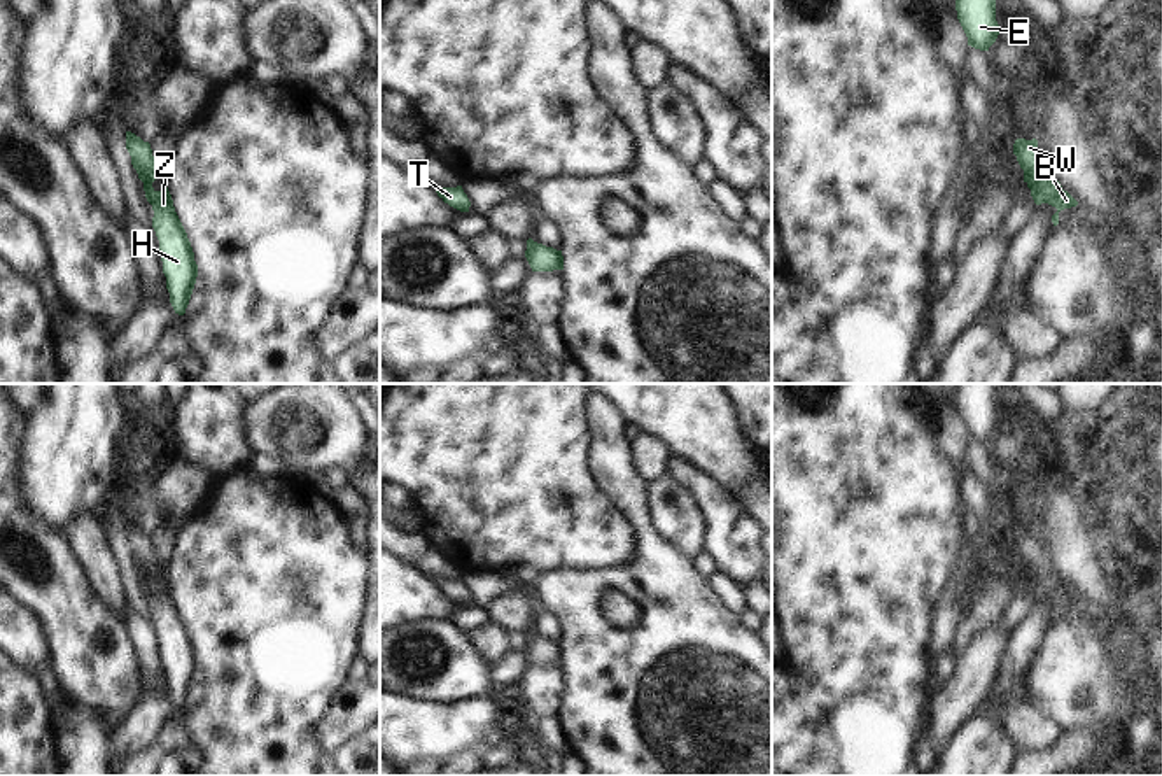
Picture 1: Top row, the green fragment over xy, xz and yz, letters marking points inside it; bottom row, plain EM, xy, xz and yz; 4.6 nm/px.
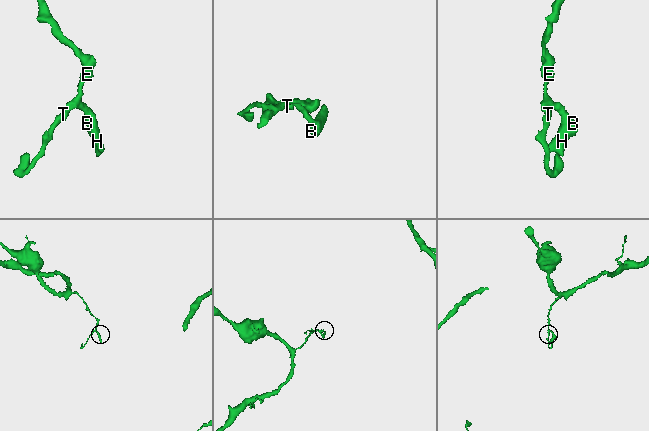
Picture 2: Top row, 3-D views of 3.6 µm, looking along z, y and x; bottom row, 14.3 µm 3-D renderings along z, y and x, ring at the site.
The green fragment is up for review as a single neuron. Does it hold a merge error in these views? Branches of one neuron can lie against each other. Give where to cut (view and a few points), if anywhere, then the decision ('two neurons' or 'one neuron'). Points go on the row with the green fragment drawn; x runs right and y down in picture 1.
no cut | one neuron

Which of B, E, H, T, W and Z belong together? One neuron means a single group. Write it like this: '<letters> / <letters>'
B E H T W Z

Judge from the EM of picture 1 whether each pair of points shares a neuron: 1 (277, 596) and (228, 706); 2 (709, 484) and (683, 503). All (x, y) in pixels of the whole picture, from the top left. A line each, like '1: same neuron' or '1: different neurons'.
1: same neuron
2: different neurons

